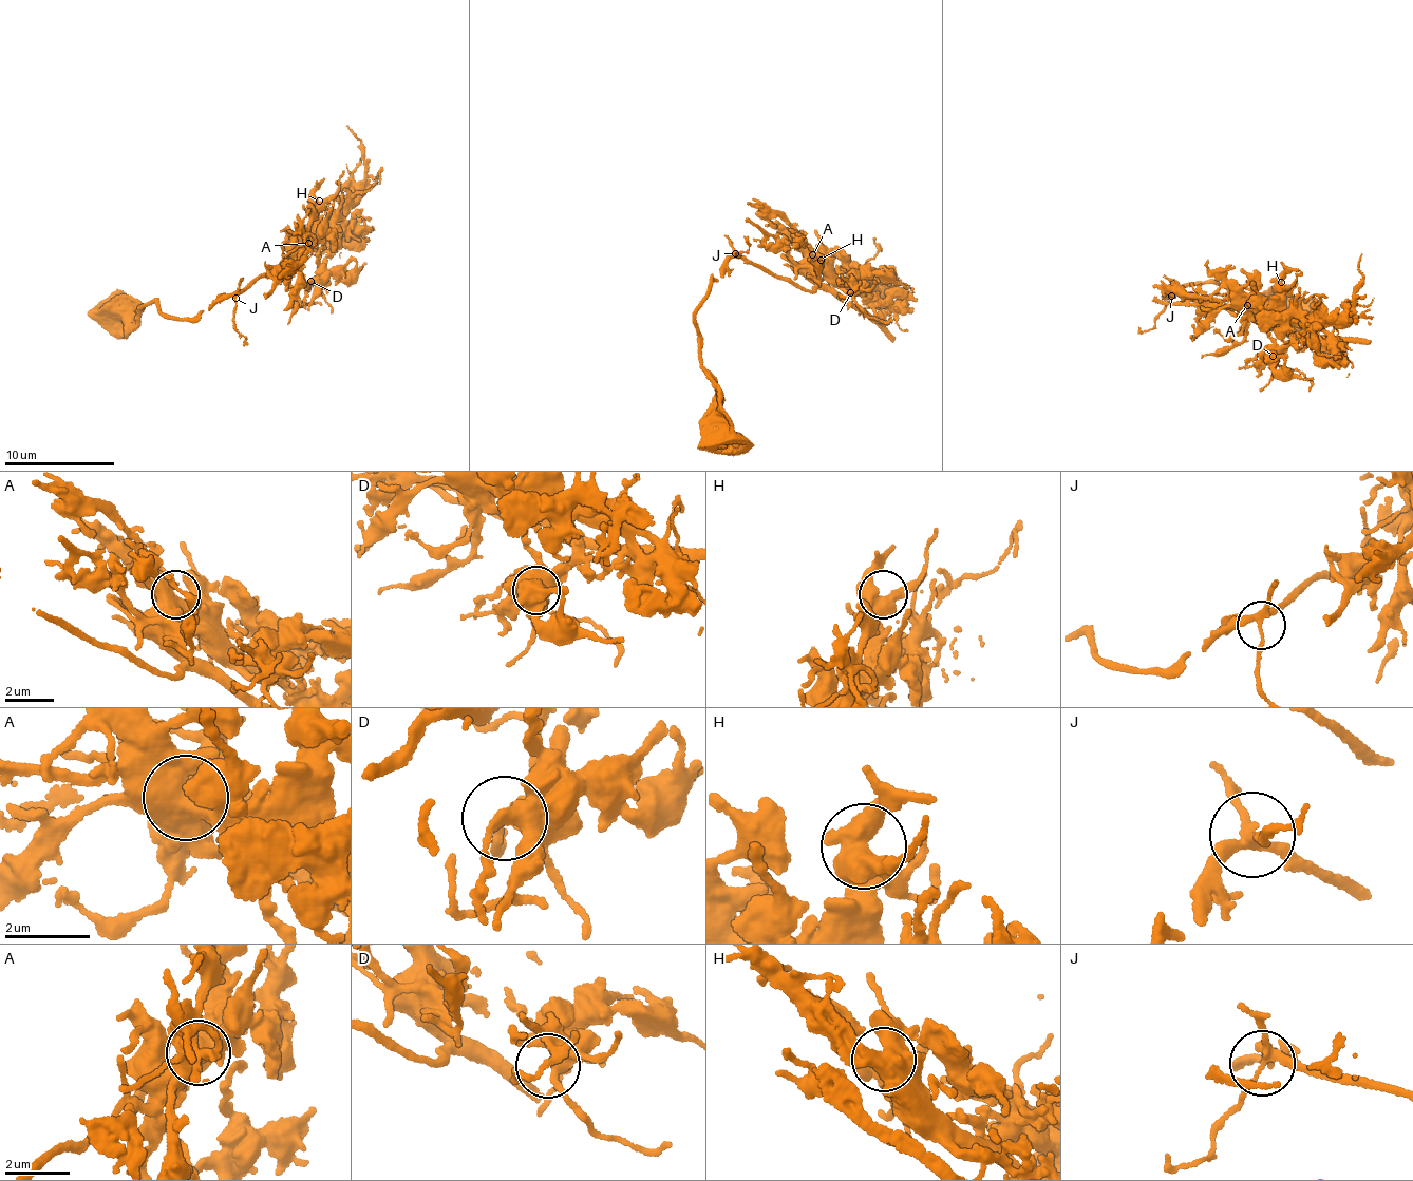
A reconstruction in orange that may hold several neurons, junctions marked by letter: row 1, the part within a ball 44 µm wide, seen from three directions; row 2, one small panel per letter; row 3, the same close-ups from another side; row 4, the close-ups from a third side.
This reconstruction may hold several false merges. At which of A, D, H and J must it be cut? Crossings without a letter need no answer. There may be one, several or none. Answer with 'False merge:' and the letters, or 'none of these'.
False merge: none of these

